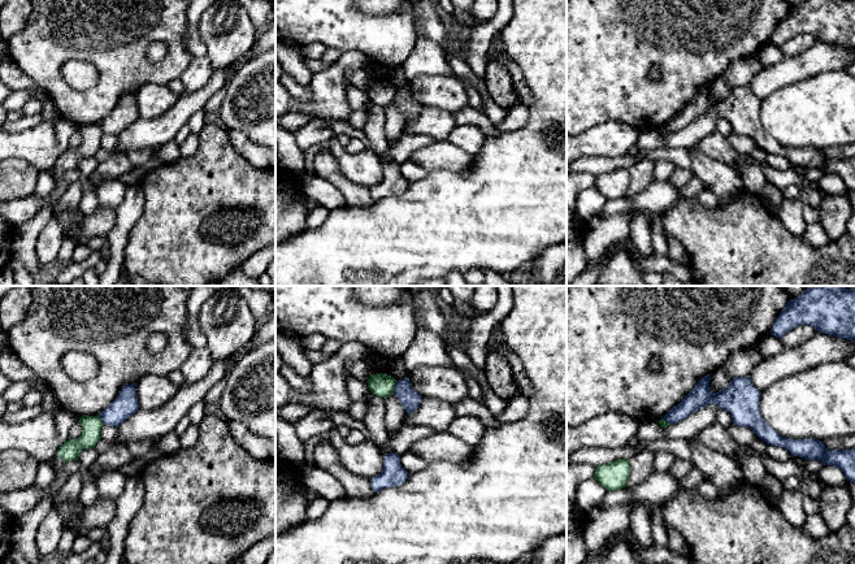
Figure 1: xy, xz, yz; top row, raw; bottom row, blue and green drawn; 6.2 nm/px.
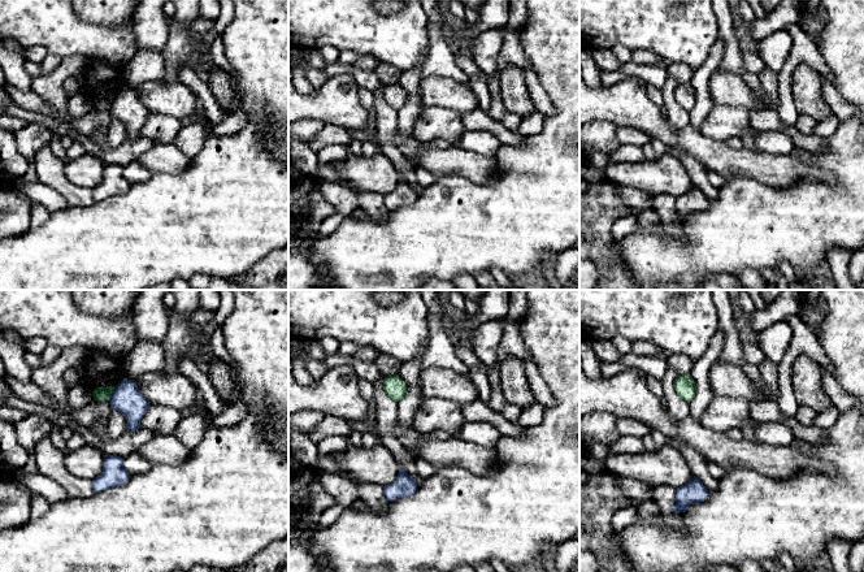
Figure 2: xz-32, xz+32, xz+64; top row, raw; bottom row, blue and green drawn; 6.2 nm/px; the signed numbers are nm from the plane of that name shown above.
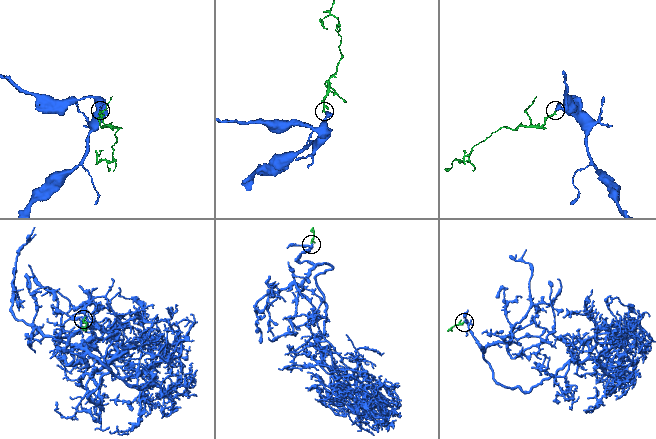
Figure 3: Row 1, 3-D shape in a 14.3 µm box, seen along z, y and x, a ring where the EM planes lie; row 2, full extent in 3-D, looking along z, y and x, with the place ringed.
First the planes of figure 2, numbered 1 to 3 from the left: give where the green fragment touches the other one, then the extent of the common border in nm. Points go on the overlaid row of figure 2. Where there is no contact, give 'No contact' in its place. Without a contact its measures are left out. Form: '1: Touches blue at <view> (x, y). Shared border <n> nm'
1: Touches blue at xz-32 (112, 394). Shared border 100 nm
2: No contact
3: No contact

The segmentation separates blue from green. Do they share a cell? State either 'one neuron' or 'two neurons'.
two neurons

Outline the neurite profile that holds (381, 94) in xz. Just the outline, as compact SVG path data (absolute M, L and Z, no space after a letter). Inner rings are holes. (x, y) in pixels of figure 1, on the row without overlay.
M377 82L368 88L369 99L383 108L394 101L395 94L396 88L383 82Z

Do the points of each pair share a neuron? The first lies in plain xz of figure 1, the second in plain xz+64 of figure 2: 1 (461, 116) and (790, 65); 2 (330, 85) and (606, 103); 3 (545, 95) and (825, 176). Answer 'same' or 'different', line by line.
1: different
2: same
3: different

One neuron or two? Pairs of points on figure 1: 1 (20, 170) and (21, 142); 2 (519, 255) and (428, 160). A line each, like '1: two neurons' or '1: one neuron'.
1: two neurons
2: two neurons

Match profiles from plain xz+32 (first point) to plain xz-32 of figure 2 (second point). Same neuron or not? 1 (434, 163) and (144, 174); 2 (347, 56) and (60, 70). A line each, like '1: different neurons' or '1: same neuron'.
1: different neurons
2: different neurons

